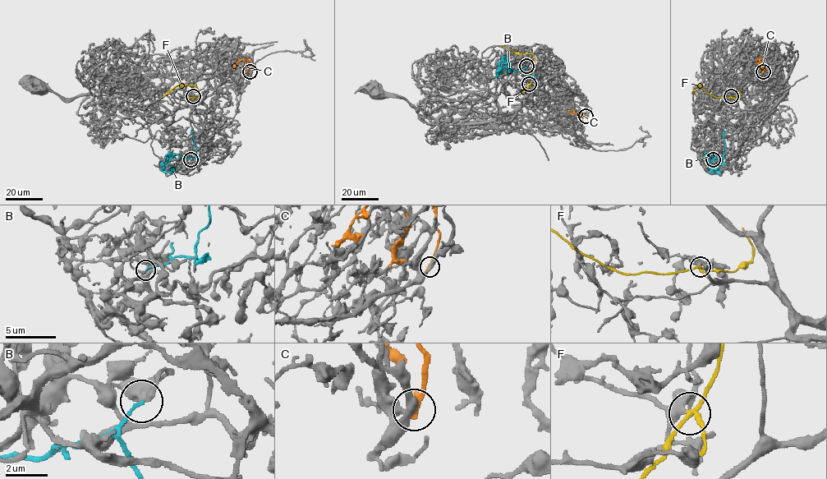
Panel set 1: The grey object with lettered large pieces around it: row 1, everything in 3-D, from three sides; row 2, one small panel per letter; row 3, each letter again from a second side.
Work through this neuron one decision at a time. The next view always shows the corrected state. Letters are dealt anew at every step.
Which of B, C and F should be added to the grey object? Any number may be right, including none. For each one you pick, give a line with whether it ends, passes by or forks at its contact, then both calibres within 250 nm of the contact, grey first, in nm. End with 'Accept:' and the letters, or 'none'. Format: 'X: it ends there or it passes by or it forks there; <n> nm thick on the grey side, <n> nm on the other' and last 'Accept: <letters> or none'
Accept: none

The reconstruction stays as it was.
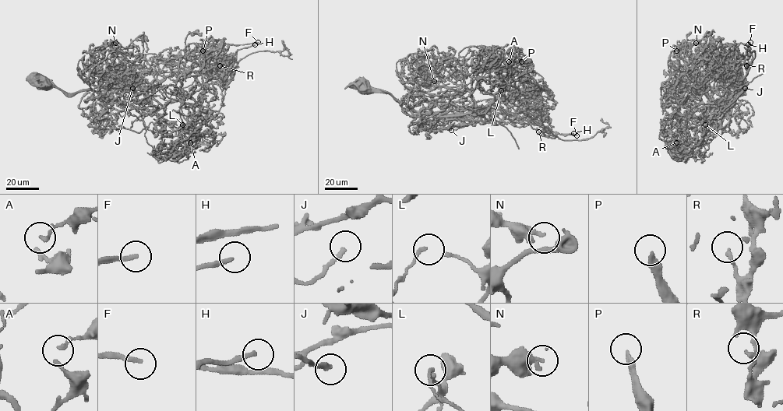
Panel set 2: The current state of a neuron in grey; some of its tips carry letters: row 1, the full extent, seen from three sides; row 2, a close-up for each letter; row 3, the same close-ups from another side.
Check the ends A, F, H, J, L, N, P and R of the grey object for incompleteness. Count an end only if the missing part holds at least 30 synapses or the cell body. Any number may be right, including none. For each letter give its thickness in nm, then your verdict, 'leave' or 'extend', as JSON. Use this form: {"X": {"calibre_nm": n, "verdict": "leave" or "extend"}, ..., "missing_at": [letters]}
{"A": {"calibre_nm": 160, "verdict": "leave"}, "F": {"calibre_nm": 200, "verdict": "extend"}, "H": {"calibre_nm": 180, "verdict": "extend"}, "J": {"calibre_nm": 150, "verdict": "leave"}, "L": {"calibre_nm": 110, "verdict": "leave"}, "N": {"calibre_nm": 300, "verdict": "leave"}, "P": {"calibre_nm": 240, "verdict": "leave"}, "R": {"calibre_nm": 170, "verdict": "leave"}, "missing_at": ["F", "H"]}

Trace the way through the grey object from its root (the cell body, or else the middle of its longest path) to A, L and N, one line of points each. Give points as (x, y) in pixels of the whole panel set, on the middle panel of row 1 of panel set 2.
A: (364, 86), (417, 110), (458, 116), (475, 108), (471, 82), (497, 64), (507, 44), (515, 51), (509, 61)
L: (364, 86), (439, 116), (482, 114), (495, 93), (508, 101), (510, 92), (501, 90)
N: (364, 86), (439, 116), (475, 108), (464, 86), (411, 93), (421, 91), (414, 77), (434, 81)

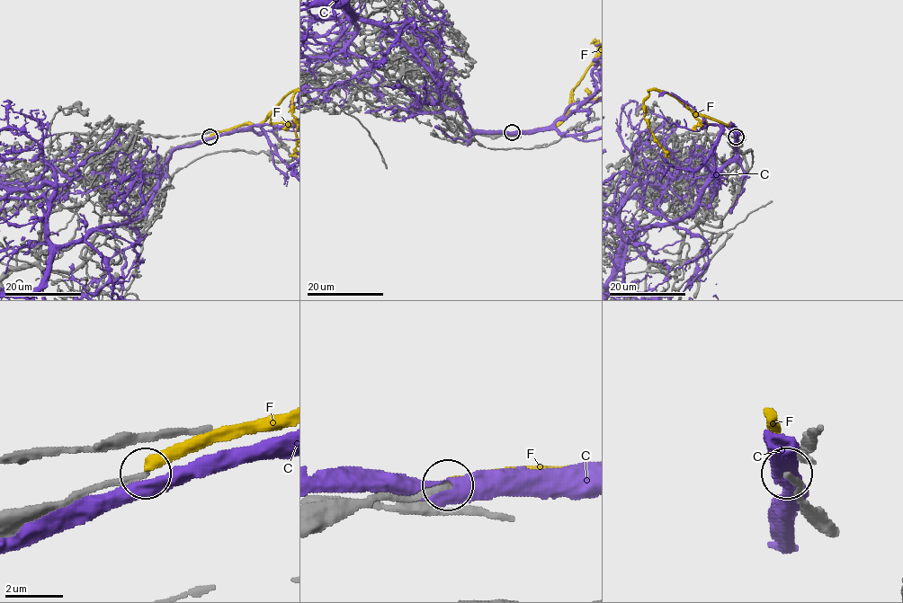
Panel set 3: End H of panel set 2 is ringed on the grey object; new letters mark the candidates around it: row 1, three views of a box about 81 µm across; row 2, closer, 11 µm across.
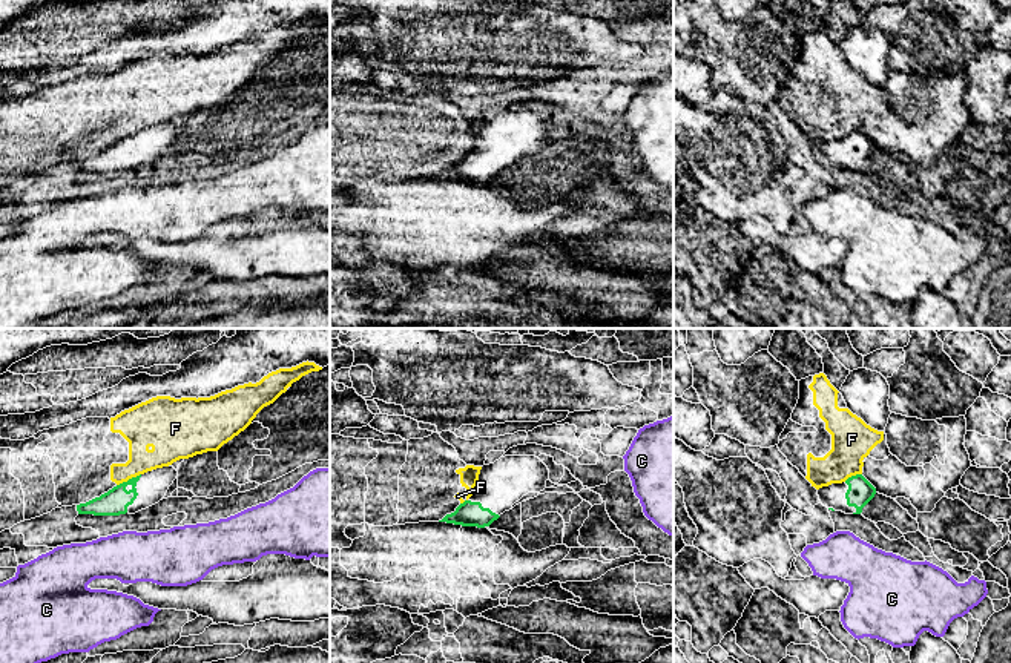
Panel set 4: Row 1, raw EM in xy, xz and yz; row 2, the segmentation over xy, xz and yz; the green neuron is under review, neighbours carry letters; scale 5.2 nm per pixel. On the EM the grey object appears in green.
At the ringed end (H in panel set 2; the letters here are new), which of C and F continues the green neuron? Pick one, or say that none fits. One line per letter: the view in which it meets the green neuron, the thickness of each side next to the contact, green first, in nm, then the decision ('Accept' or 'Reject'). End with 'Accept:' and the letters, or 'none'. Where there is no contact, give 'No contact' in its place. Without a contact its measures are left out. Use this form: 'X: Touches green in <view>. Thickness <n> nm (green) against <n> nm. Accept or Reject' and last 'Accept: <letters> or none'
C: No contact. Reject
F: Touches green in xy. Thickness 140 nm (green) against 160 nm. Reject
Accept: none

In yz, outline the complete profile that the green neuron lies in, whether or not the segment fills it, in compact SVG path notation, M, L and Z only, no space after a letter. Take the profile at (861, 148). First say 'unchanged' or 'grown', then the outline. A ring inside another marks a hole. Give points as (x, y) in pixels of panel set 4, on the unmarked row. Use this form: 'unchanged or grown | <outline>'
grown | M856 130L842 140L832 140L818 146L819 157L832 167L861 170L862 164L874 153L876 144L862 132Z

